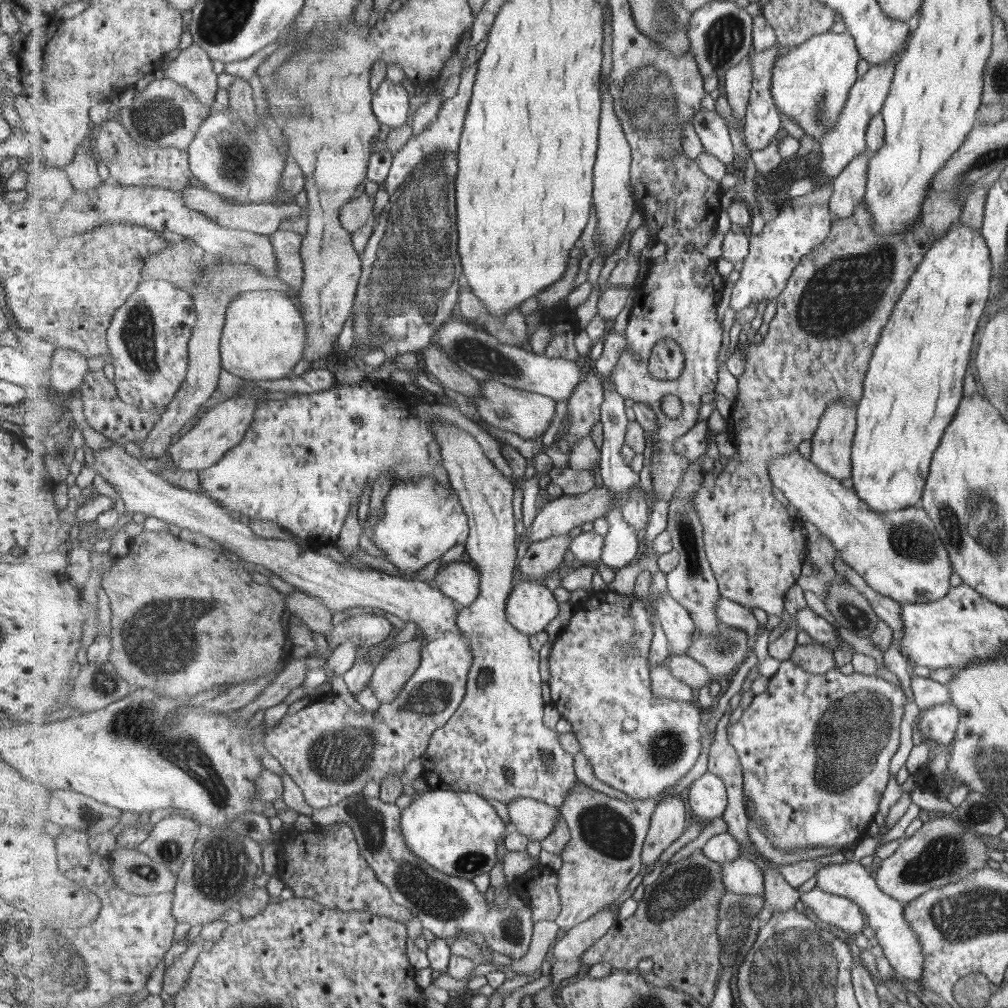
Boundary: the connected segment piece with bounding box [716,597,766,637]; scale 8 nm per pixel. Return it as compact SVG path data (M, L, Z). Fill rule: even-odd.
M721 597L716 605L716 614L721 623L745 630L751 637L766 632L765 627L759 630L759 622L750 611L745 606L724 597Z

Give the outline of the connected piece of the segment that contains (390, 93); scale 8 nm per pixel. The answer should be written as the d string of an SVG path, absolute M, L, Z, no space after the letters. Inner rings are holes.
M383 80L374 92L372 108L379 123L391 129L399 129L407 122L409 116L409 94L401 83Z

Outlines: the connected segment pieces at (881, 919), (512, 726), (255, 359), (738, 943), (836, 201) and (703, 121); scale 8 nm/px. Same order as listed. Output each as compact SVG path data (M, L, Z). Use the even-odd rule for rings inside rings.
M854 860L828 865L817 874L815 886L828 893L849 898L855 904L859 904L867 916L867 926L875 932L875 942L883 950L883 956L889 962L889 966L893 968L895 975L922 986L923 952L919 941L917 941L917 935L913 933L913 929L909 927L909 923L903 917L905 905L897 899L891 898L890 895L883 894L883 891L878 888L875 878L869 874L869 870L865 870L861 865L863 864Z
M435 419L433 423L433 434L435 438L439 440L439 446L441 446L441 456L443 456L443 465L447 470L450 484L456 490L459 495L460 501L462 502L463 508L469 516L470 522L470 537L465 544L465 558L472 559L476 564L476 568L479 569L481 577L481 587L480 594L476 602L473 602L469 607L460 606L457 612L457 626L465 632L465 636L469 637L469 643L471 643L471 649L474 651L475 660L473 660L473 667L469 670L467 674L467 694L463 699L459 709L455 711L455 714L450 718L450 722L435 730L435 733L431 736L431 741L429 741L429 748L425 750L425 753L420 756L423 772L421 776L425 779L427 784L430 785L431 790L437 788L447 788L452 791L471 791L472 793L477 793L483 795L486 799L492 800L494 803L498 804L501 808L505 808L513 800L517 798L534 798L538 801L543 801L549 803L551 806L563 806L567 794L579 784L579 779L577 779L577 774L575 774L575 758L574 754L563 749L560 743L560 736L556 730L552 730L550 727L546 726L545 714L546 707L549 702L547 686L545 683L541 682L541 672L539 672L539 652L535 652L531 646L529 646L529 635L523 634L515 626L512 626L508 621L506 614L506 607L511 597L513 587L513 574L517 571L517 546L519 539L519 534L516 532L516 520L513 518L513 482L503 476L503 472L495 467L495 464L485 456L483 448L479 446L479 442L463 428L455 426L447 421L439 421Z
M285 291L239 293L231 301L221 337L222 366L231 374L250 380L279 380L293 372L305 358L307 322L299 302Z
M731 891L725 893L725 897L719 903L719 940L723 946L723 954L721 956L721 966L723 968L732 968L739 974L740 966L743 966L752 946L759 938L759 930L763 928L765 922L759 921L763 918L763 906L766 899L763 895L743 895Z
M870 152L862 153L834 180L828 206L835 219L851 218L858 206L864 202L870 158Z
M703 109L695 116L694 129L705 151L725 164L731 164L737 157L725 121L716 111Z

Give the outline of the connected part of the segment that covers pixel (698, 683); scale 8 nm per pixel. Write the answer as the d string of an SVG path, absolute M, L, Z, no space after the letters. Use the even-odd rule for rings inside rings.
M669 654L663 664L668 664L673 675L693 688L703 688L713 682L713 674L701 662L686 656Z

